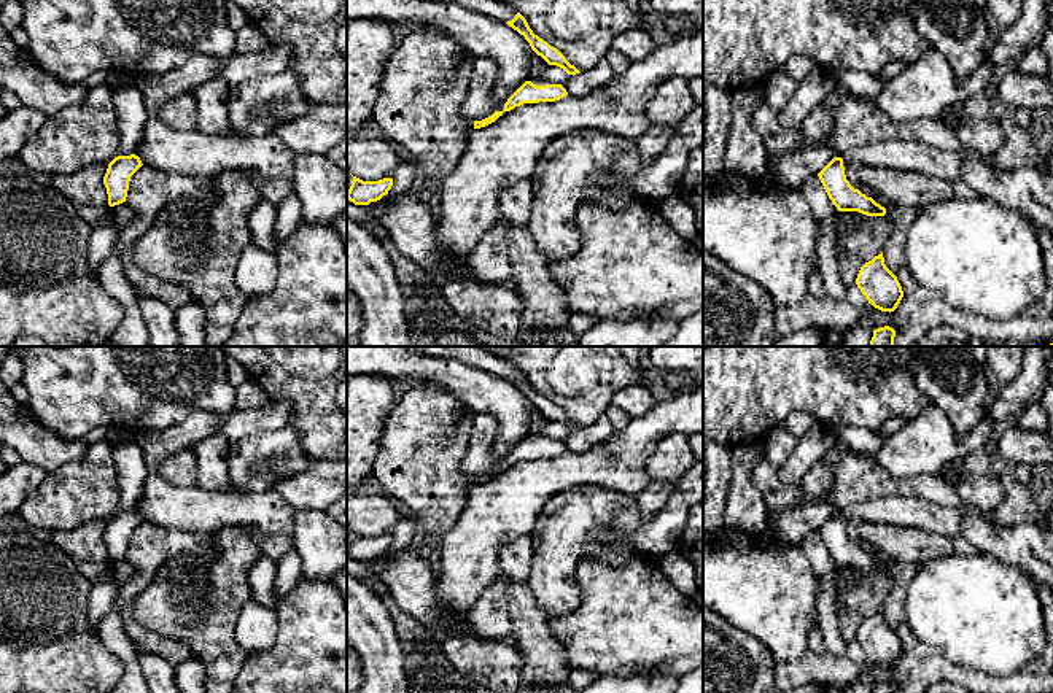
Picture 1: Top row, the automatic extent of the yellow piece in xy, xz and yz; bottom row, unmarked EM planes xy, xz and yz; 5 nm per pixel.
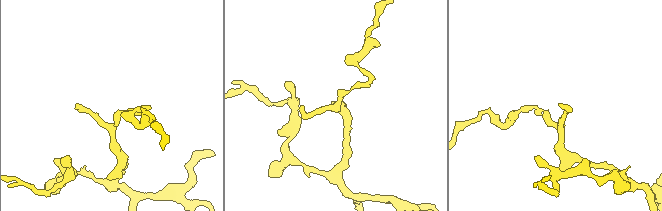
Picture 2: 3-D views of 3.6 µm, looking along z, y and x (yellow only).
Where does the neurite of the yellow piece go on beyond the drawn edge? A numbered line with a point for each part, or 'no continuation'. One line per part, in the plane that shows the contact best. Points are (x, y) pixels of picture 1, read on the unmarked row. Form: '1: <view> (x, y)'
no continuation

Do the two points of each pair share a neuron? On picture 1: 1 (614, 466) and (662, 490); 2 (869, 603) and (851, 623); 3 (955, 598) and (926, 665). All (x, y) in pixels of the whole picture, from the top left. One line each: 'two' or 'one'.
1: two
2: one
3: two

